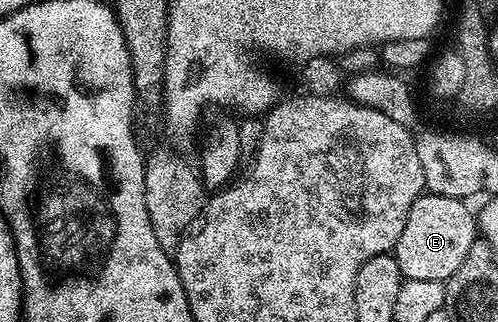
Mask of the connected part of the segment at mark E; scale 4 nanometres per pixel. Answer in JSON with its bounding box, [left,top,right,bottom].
[393,193,477,281]

